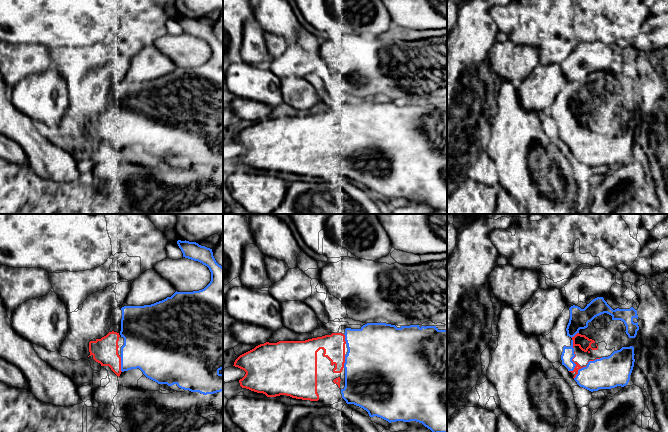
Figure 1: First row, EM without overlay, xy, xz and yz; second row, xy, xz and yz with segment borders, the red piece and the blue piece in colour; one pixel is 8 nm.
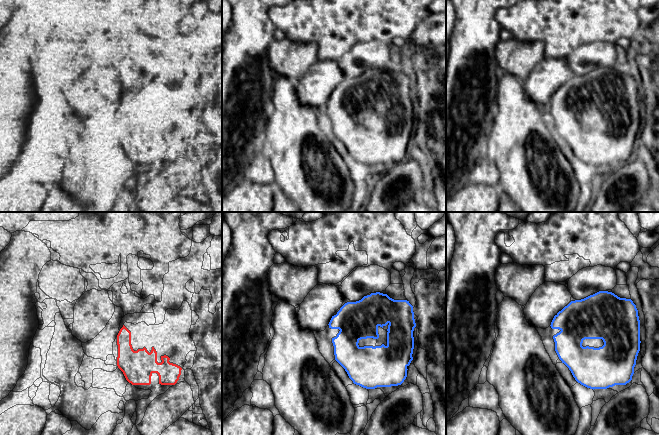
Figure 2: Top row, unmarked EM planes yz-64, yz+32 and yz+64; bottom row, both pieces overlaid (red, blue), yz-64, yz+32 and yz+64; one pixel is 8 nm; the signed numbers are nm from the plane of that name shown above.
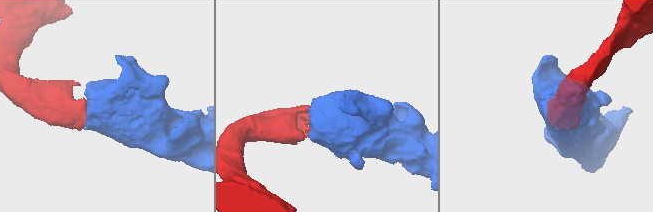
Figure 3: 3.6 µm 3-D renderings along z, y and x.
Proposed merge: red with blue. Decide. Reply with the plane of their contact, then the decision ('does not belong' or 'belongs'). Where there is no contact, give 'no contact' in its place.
yz | belongs

